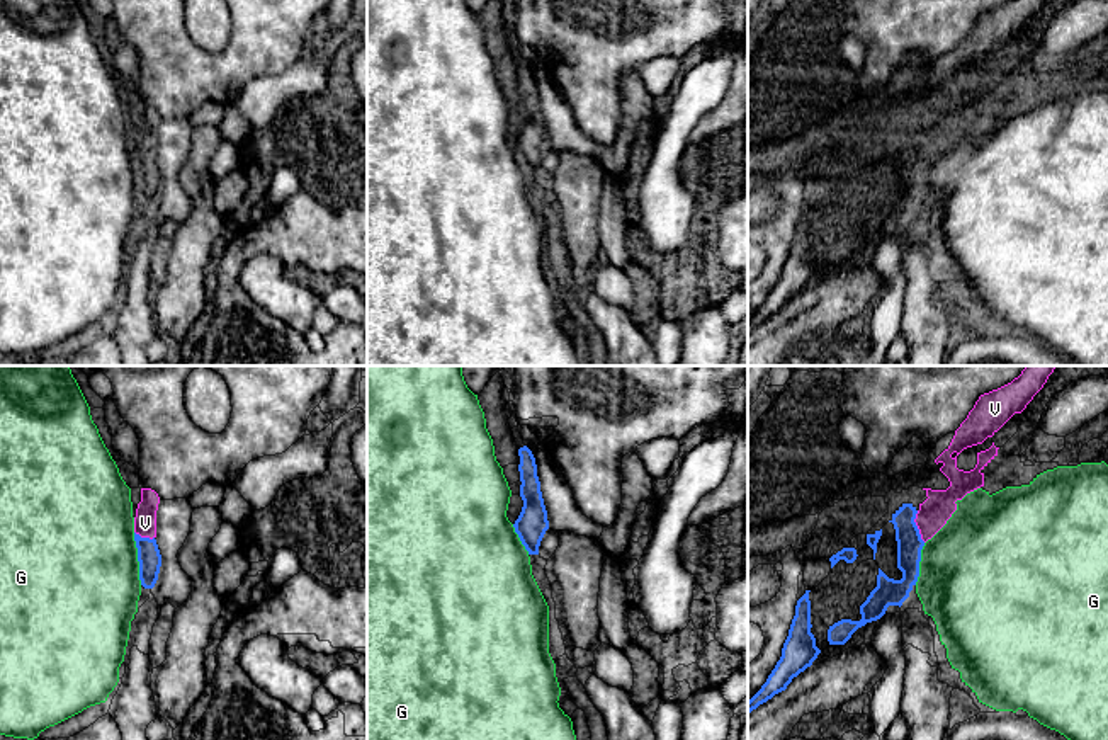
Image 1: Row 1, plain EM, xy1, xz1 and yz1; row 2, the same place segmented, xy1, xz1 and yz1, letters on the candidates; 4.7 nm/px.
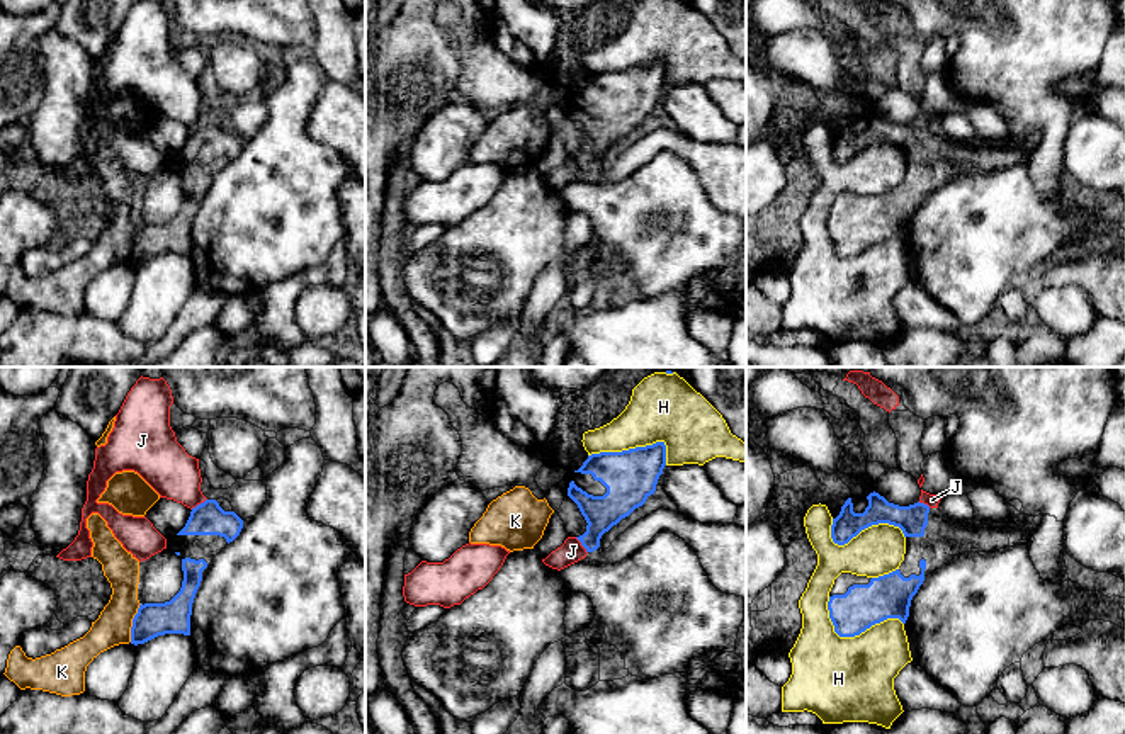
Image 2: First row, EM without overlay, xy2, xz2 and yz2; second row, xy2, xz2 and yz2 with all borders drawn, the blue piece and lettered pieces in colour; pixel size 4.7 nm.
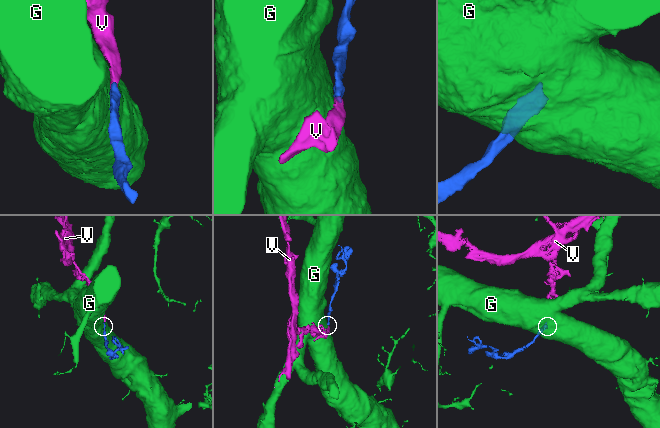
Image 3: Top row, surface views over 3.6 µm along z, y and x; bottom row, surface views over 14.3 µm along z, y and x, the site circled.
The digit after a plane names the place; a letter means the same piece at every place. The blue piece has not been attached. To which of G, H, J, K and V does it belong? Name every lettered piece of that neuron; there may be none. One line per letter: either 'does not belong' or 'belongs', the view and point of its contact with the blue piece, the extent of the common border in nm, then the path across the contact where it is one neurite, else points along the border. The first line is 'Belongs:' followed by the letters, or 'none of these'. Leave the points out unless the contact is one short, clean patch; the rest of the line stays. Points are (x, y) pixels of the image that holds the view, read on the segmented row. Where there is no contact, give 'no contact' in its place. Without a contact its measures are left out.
Belongs: V
G: does not belong; meets blue in xy1 at (138, 558); contact 260 nm long; border along xy1 (133, 533), (141, 584)
H: does not belong; meets blue in yz2 at (855, 634); contact 380 nm long
J: does not belong; meets blue in xy2 at (197, 505); contact 90 nm long; border along xy2 (206, 498), (191, 508)
K: does not belong; meets blue in xy2 at (133, 622); contact 190 nm long
V: belongs; meets blue in yz1 at (916, 526); contact 160 nm long; runs through yz1 (910, 543), (916, 526), (937, 509)

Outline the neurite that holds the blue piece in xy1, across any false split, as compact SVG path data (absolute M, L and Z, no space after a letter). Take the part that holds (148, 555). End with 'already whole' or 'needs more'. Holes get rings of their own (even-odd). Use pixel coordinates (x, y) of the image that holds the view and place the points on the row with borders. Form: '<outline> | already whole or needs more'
M141 488L141 502L134 517L134 541L138 548L139 580L144 589L153 589L160 566L161 555L156 544L156 510L160 497L151 488Z | needs more

